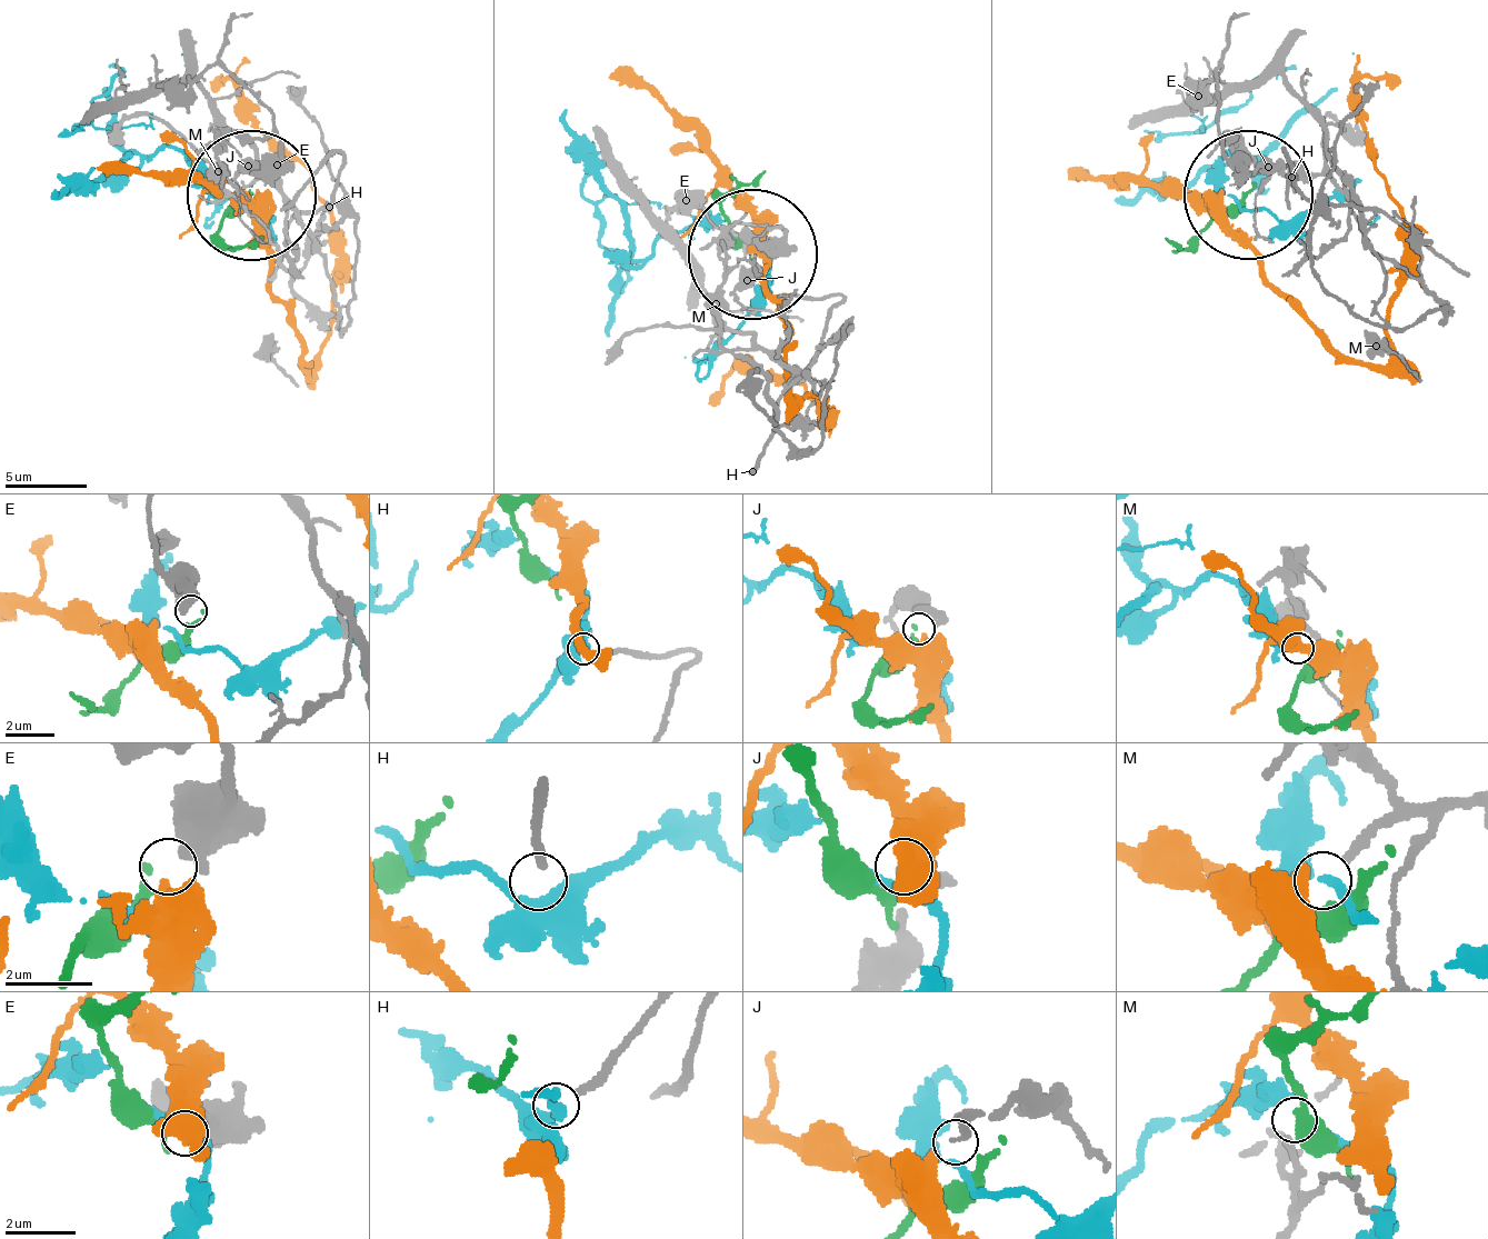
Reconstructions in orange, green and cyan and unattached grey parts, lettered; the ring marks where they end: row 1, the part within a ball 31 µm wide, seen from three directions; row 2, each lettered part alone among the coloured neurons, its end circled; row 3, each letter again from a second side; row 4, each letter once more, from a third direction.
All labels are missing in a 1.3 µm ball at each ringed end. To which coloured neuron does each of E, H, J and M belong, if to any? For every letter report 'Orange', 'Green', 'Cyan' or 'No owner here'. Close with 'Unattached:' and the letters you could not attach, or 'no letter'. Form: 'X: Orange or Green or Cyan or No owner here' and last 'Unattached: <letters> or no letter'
E: Green
H: No owner here
J: Orange
M: No owner here
Unattached: H, M

